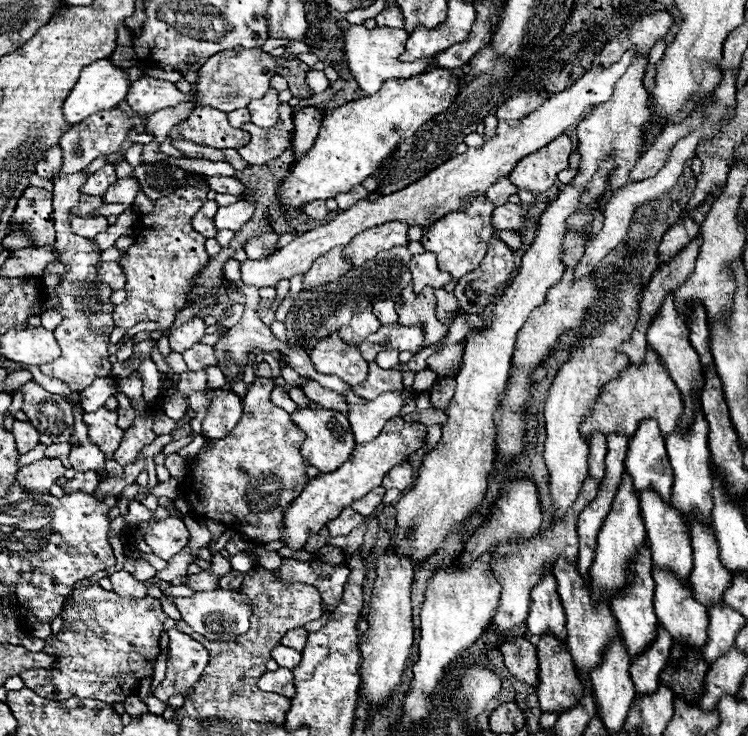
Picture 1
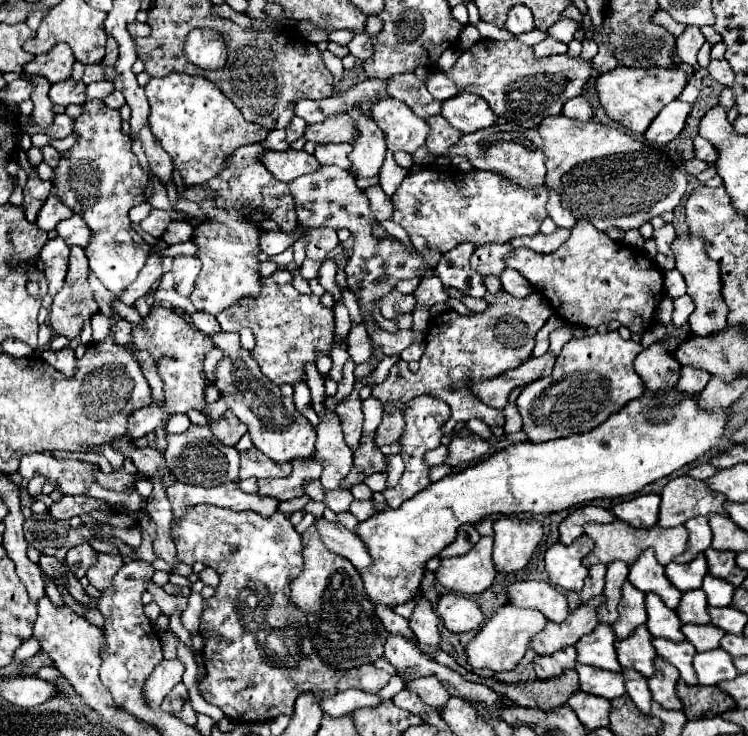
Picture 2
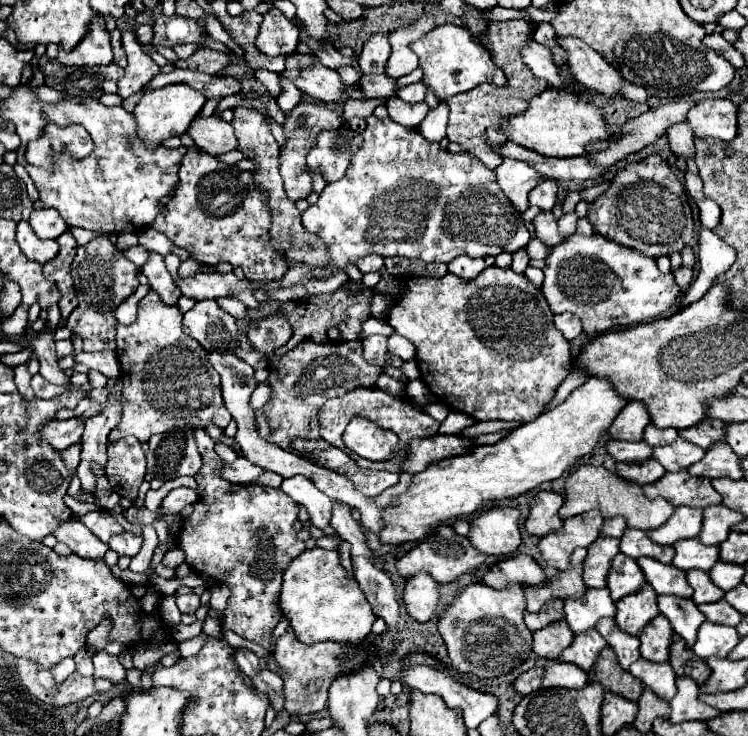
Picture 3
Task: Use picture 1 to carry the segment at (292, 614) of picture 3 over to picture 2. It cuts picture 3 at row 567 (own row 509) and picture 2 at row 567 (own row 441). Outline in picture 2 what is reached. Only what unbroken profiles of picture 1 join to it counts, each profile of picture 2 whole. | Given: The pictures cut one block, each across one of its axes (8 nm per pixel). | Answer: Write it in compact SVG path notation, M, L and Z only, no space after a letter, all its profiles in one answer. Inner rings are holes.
M676 388L650 392L646 390L640 398L632 400L626 408L612 414L598 428L574 434L568 438L558 438L542 444L522 442L508 446L494 456L462 470L448 474L446 478L430 484L424 492L406 500L400 508L386 508L384 512L368 518L358 524L358 536L368 544L372 554L372 568L362 572L362 582L368 598L382 604L402 604L418 594L420 580L424 576L424 566L430 558L438 556L456 538L456 528L462 524L476 524L488 514L514 514L514 512L532 512L532 514L552 514L568 510L576 504L596 498L620 498L638 494L646 484L656 482L664 476L670 476L678 468L702 458L706 452L720 448L726 438L726 426L732 418L730 408L700 408L698 394L688 396Z

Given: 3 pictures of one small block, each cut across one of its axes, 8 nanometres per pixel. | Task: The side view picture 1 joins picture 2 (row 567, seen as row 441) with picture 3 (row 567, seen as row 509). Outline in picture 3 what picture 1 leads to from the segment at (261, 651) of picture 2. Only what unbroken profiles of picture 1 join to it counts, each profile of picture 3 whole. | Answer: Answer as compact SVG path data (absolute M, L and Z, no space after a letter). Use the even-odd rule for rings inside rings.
M194 430L196 444L204 456L204 466L194 476L200 488L200 500L192 514L182 520L178 546L186 554L186 564L214 582L230 588L222 630L232 630L238 636L272 652L272 630L282 618L278 606L282 574L306 544L296 538L292 524L298 520L300 504L284 496L280 488L270 486L238 486L228 484L220 476L224 460L216 454L214 442L204 430Z

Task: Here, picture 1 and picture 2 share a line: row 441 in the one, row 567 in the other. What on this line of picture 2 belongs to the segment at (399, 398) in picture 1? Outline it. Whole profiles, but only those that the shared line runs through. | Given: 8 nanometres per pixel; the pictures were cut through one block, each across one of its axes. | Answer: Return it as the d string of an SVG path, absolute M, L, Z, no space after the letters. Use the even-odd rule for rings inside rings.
M324 518L316 520L316 526L320 528L320 536L326 548L348 558L358 572L368 570L372 566L372 556L366 544L354 532L348 532L340 522L332 524L332 522L326 522Z

